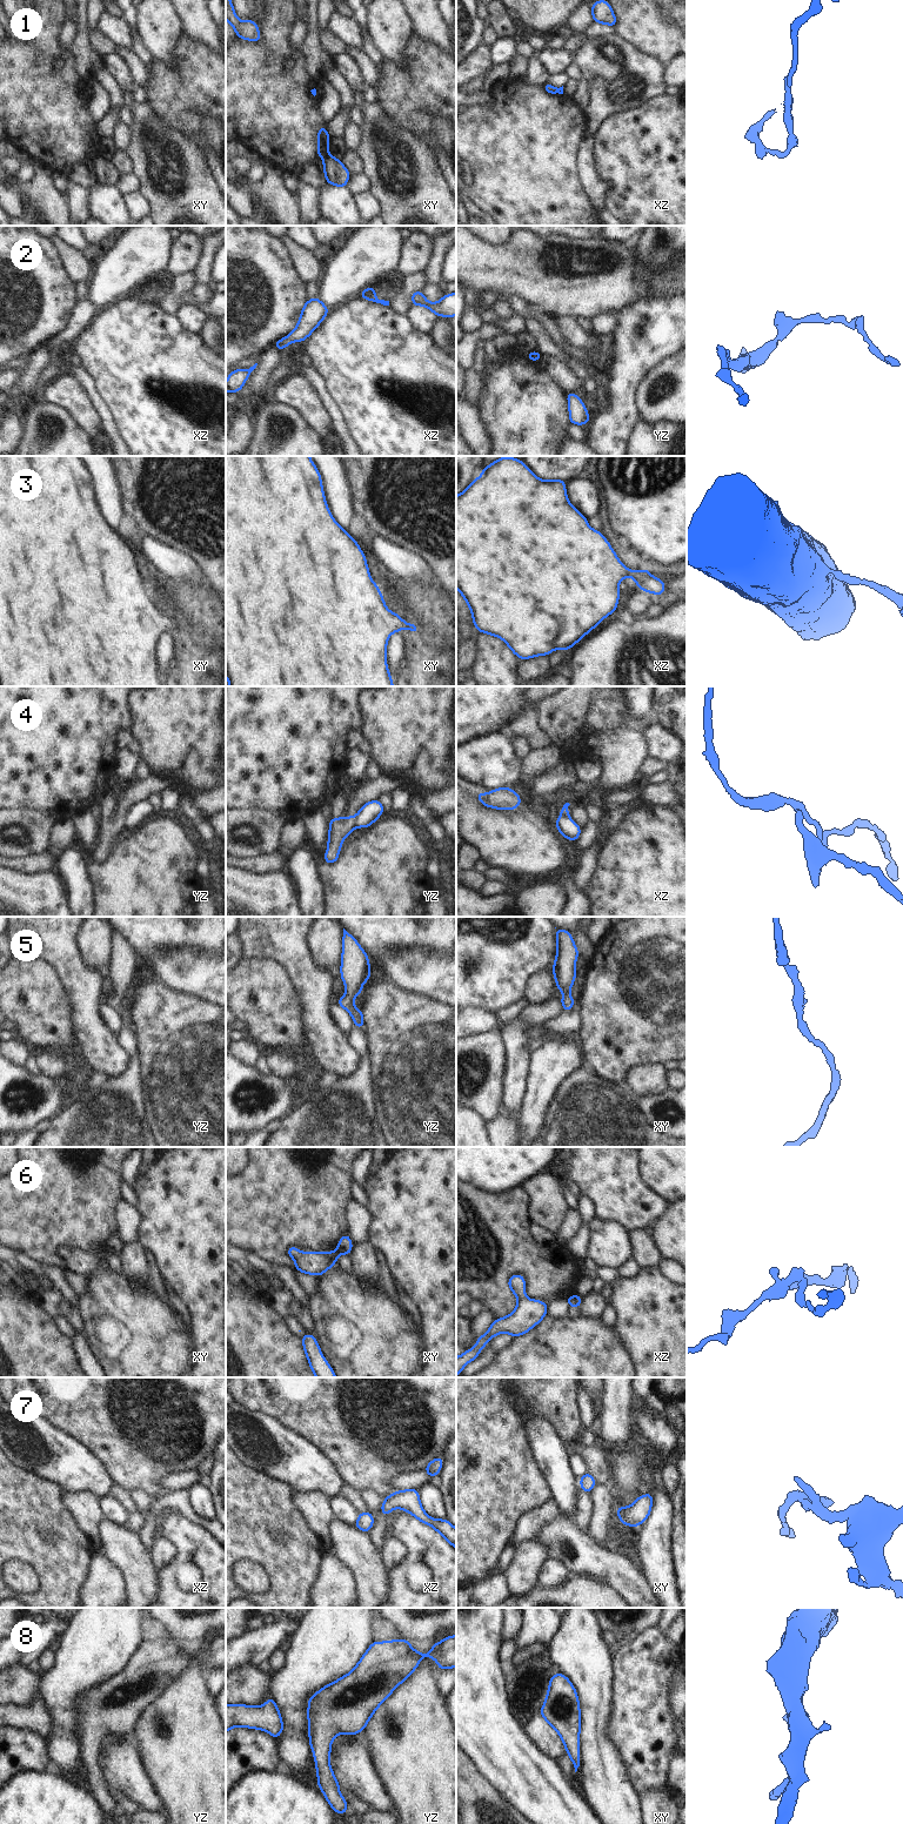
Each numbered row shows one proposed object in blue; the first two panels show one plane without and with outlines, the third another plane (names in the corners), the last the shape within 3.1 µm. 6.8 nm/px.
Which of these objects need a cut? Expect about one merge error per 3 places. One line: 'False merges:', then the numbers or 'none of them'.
False merges: 1, 4, 6

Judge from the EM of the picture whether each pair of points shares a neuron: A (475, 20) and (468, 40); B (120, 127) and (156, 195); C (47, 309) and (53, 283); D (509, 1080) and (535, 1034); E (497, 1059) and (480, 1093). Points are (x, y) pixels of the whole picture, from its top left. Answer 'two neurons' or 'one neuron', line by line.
A: one neuron
B: two neurons
C: one neuron
D: two neurons
E: one neuron

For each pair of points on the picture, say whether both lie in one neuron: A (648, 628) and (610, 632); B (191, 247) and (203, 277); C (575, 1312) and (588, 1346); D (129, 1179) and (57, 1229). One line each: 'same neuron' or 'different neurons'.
A: same neuron
B: different neurons
C: different neurons
D: different neurons

